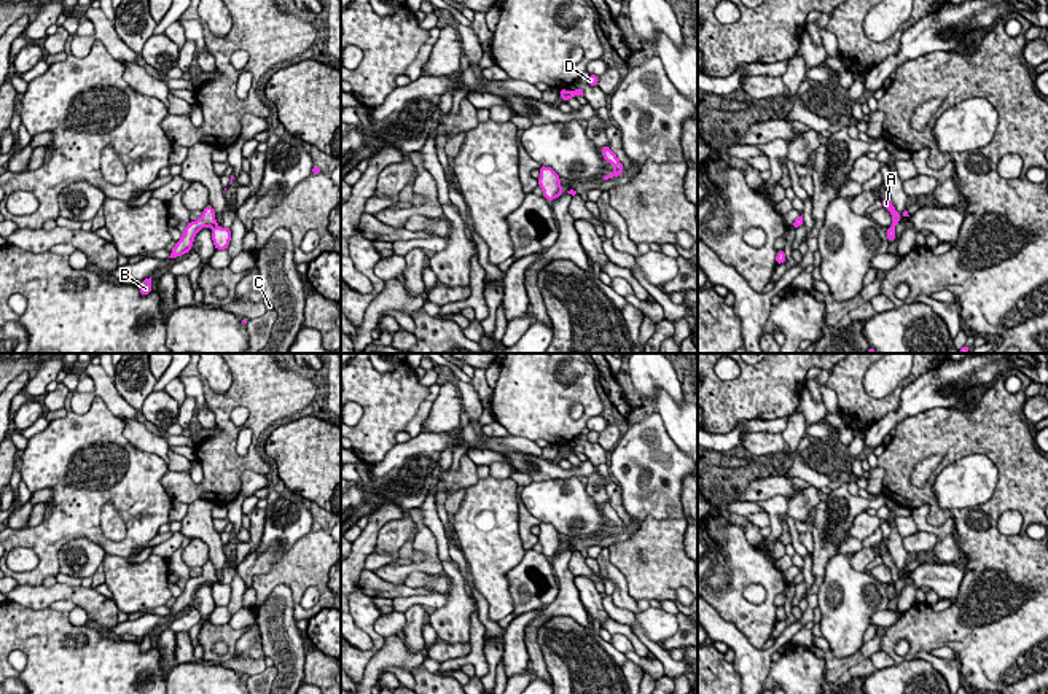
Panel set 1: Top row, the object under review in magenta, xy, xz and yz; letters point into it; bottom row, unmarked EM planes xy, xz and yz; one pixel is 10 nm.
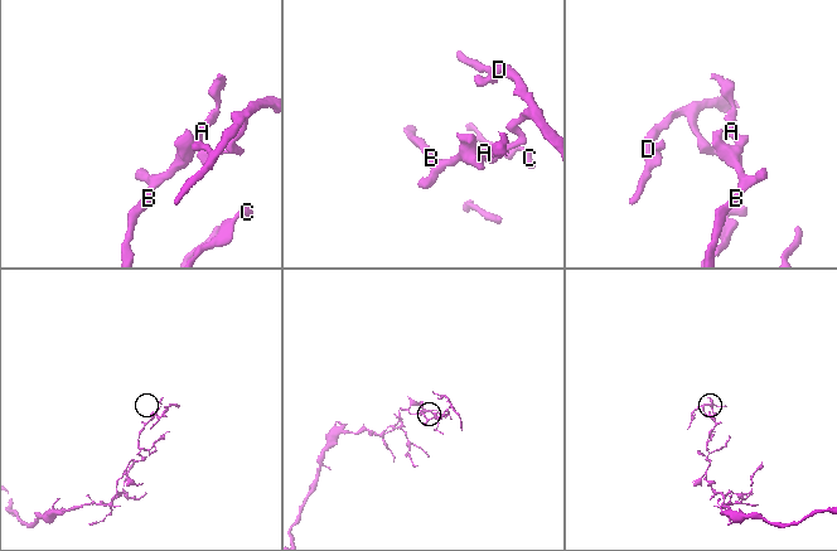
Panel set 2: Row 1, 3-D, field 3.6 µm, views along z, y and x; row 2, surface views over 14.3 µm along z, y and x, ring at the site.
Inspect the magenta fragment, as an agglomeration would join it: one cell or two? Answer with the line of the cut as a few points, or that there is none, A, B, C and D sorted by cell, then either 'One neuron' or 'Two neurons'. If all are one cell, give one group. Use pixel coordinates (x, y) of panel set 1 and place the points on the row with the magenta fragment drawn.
Split along xy (217, 225), (212, 226). Groups: A B C / D. Two neurons

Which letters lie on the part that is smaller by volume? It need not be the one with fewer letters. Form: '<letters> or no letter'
D

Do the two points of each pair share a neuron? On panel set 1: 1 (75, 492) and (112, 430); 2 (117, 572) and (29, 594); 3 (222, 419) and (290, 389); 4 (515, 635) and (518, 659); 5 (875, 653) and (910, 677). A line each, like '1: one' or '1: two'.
1: one
2: two
3: one
4: one
5: two

